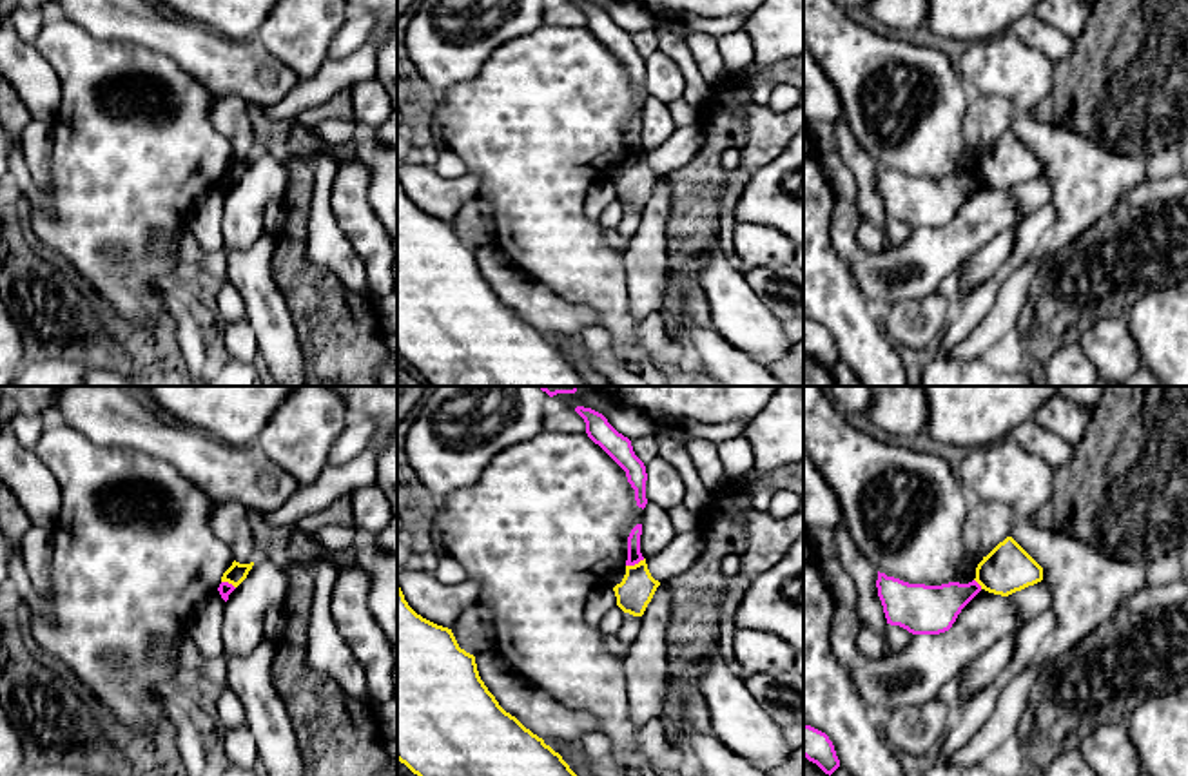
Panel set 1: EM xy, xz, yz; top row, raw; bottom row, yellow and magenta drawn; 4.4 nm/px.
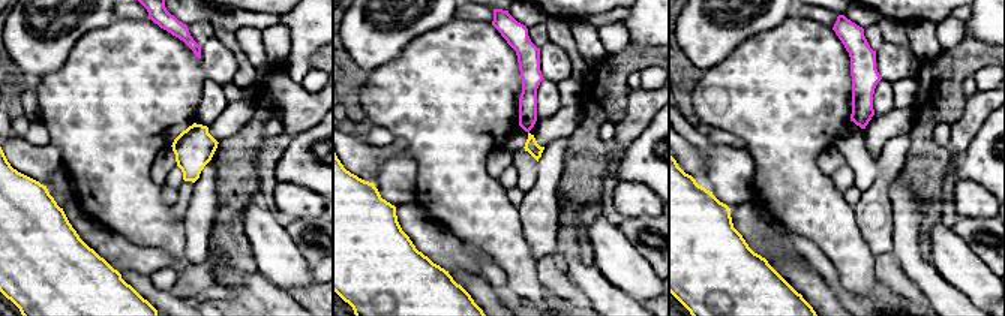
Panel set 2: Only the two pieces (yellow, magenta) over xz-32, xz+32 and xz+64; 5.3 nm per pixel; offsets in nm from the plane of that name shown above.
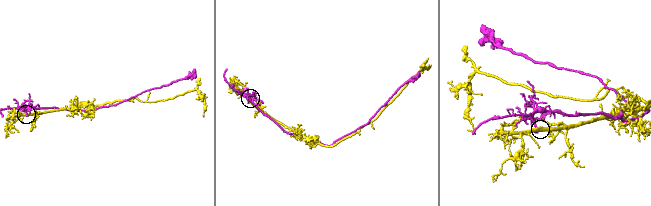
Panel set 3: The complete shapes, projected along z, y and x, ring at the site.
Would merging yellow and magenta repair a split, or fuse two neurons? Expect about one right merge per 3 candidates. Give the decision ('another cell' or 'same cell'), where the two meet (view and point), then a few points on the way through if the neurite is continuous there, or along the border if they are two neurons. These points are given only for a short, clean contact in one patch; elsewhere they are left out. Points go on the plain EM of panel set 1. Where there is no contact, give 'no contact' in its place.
another cell; contact xz (635, 158); border xz (644, 153), (626, 160)

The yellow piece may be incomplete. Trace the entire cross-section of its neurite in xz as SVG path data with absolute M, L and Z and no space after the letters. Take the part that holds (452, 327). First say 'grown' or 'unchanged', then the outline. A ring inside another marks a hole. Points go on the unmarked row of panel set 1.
unchanged | M399 178L397 354L421 372L426 386L588 386L559 346L499 299L479 270L475 250L459 241L452 223L417 209Z

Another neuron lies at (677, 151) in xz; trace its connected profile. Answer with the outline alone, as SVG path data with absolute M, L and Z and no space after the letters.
M700 123L677 127L658 147L646 152L648 163L655 174L669 176L686 167L704 145Z

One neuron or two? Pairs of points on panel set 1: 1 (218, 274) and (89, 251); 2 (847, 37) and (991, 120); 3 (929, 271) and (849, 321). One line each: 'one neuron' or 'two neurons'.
1: two neurons
2: two neurons
3: two neurons

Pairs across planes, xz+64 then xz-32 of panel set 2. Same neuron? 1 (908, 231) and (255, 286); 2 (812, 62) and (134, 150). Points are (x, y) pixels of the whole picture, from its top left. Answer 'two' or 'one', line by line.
1: one
2: one

